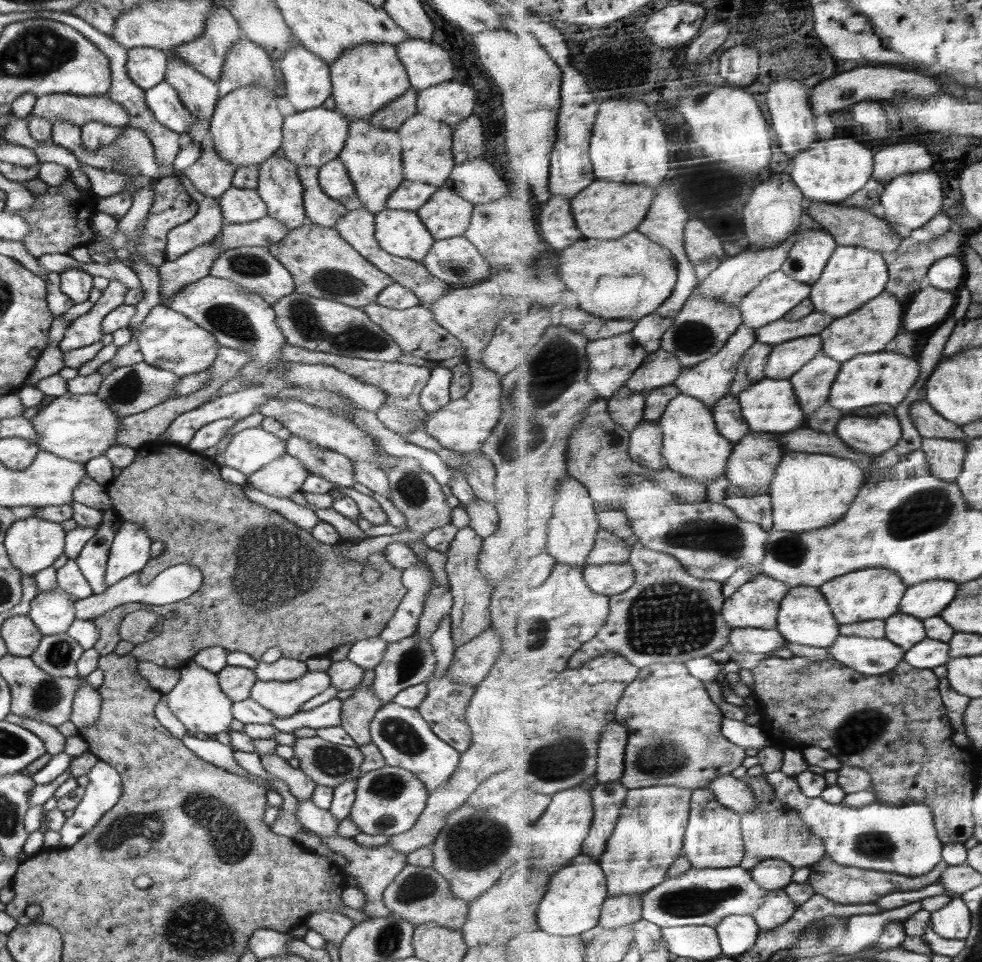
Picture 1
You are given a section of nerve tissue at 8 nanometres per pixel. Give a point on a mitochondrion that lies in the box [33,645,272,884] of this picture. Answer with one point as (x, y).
(230, 841)

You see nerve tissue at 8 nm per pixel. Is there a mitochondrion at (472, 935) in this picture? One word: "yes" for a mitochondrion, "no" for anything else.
no

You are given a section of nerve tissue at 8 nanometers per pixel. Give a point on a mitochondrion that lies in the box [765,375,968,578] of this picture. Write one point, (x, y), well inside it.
(928, 509)

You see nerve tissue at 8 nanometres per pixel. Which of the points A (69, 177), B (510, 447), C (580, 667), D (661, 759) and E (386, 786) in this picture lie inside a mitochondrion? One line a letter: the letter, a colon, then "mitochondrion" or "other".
A: other
B: mitochondrion
C: other
D: mitochondrion
E: mitochondrion

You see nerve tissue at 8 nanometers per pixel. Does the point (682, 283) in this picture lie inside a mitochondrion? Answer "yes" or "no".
no

